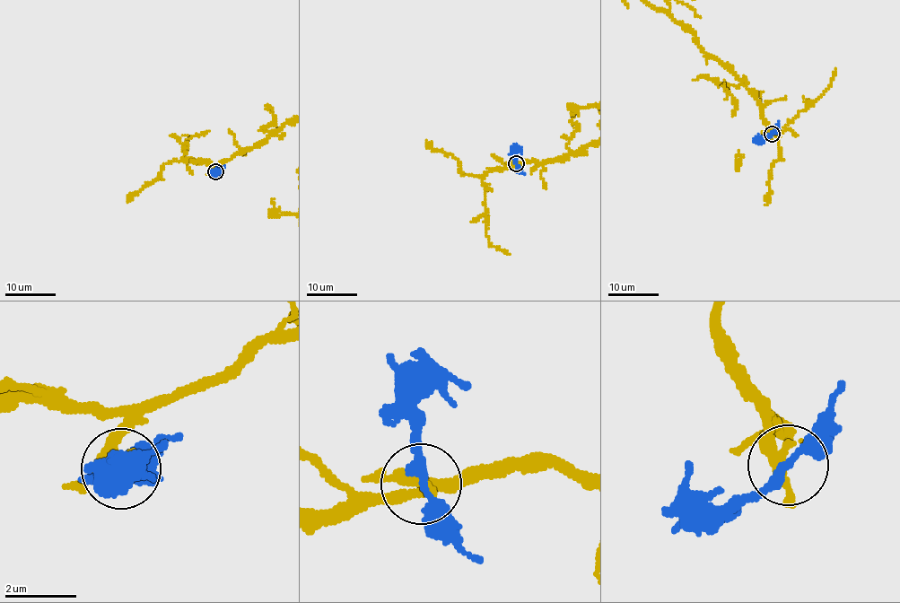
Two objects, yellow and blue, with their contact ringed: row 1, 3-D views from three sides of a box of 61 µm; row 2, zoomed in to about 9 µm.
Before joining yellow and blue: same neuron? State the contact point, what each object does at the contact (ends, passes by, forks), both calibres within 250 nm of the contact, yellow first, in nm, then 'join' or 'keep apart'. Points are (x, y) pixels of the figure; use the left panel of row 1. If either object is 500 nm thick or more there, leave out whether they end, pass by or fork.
(215, 171) | yellow passes by | blue passes by | 360/280 nm | join

